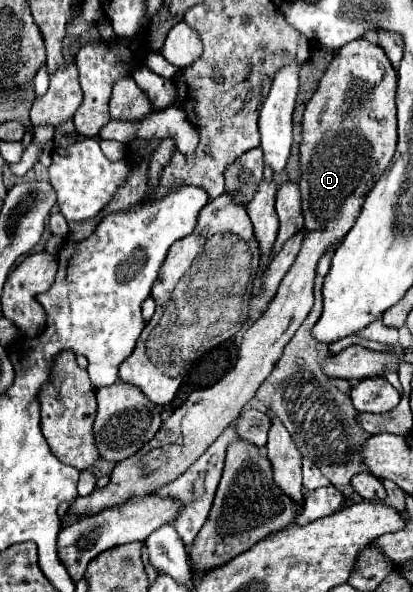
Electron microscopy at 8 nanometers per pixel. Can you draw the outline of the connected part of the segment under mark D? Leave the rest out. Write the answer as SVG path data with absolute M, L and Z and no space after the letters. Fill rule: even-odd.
M361 37L339 49L339 53L329 63L325 75L321 77L317 91L313 93L311 101L305 107L303 141L299 147L299 151L301 151L299 187L301 187L301 197L303 197L303 207L305 207L305 213L303 213L305 237L303 237L303 247L301 247L295 263L287 271L285 279L281 281L275 299L269 303L267 311L263 311L263 315L247 329L247 333L239 345L239 359L237 359L235 367L219 383L193 391L187 397L187 401L179 409L175 409L175 413L163 423L163 427L157 431L157 435L139 453L135 453L131 459L123 459L115 465L109 485L103 489L95 489L87 497L77 497L69 505L69 511L67 511L69 515L87 517L87 515L95 515L101 509L125 503L127 499L157 493L159 487L163 487L163 485L175 481L179 475L183 475L183 471L205 453L205 449L227 429L227 425L231 425L231 421L235 421L241 415L243 405L255 395L259 385L269 377L273 365L277 363L279 355L283 353L285 343L295 335L295 331L299 329L299 325L305 321L305 317L309 315L309 311L313 307L313 277L315 277L315 267L317 267L319 257L331 243L343 239L347 235L347 231L353 227L355 219L361 213L367 193L379 181L379 177L383 175L383 171L387 169L387 165L395 153L395 145L397 145L395 91L397 91L397 73L393 71L385 51L379 45L373 45ZM143 465L149 465L153 469L153 473L143 475L143 471L141 471Z

